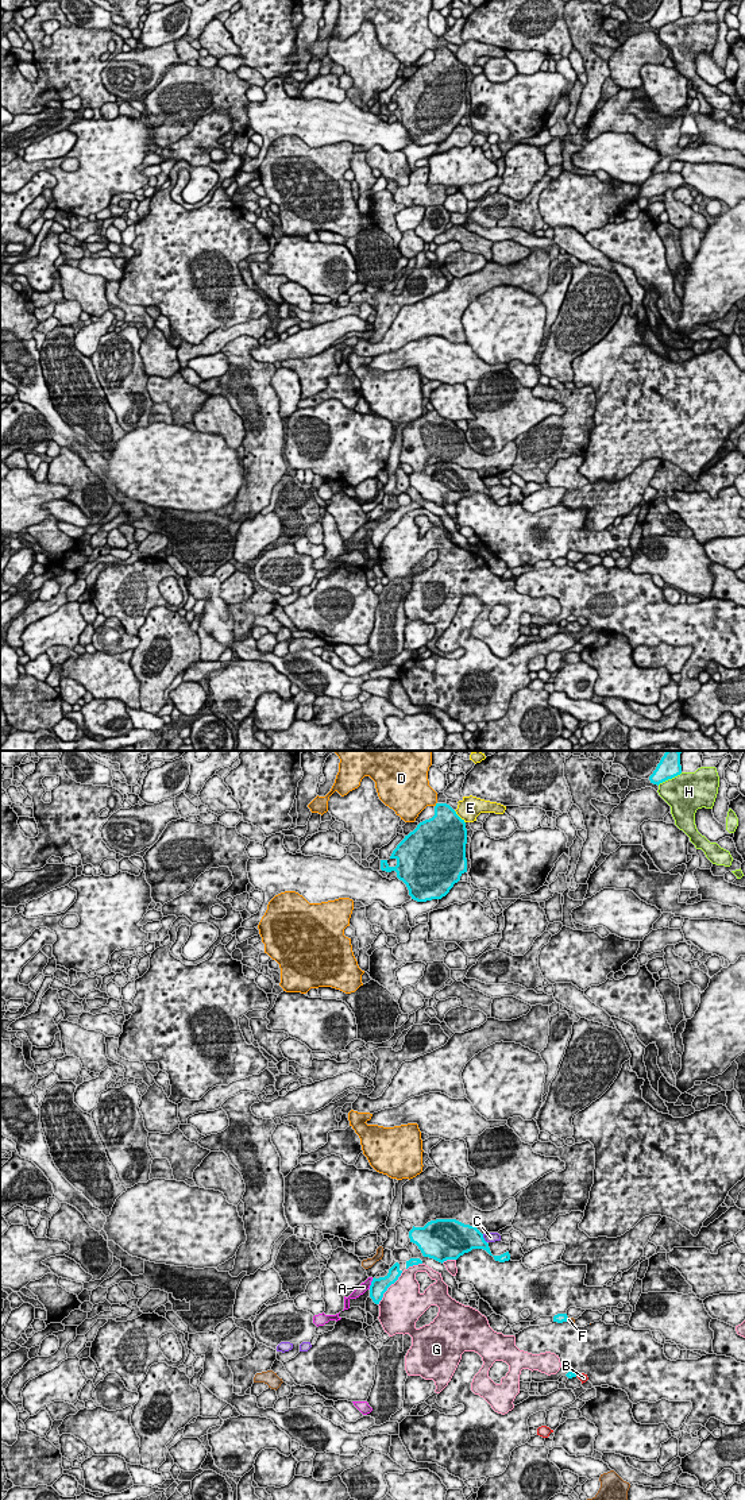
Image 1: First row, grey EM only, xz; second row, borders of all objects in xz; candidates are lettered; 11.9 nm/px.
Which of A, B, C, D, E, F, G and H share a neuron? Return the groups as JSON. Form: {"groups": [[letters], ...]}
{"groups": [["A"], ["B"], ["C"], ["D"], ["E"], ["F"], ["G"], ["H"]]}

